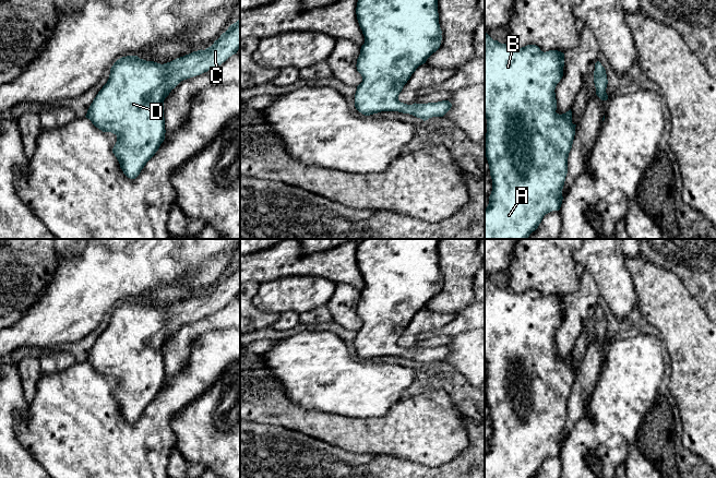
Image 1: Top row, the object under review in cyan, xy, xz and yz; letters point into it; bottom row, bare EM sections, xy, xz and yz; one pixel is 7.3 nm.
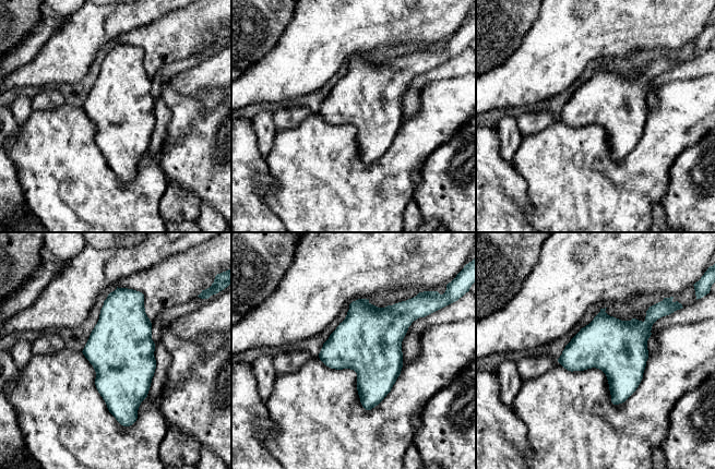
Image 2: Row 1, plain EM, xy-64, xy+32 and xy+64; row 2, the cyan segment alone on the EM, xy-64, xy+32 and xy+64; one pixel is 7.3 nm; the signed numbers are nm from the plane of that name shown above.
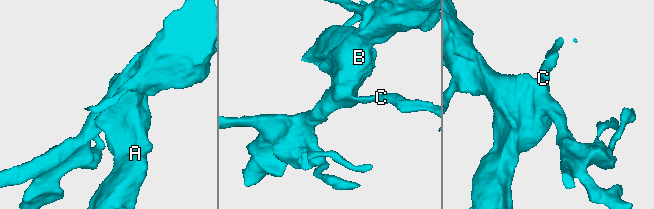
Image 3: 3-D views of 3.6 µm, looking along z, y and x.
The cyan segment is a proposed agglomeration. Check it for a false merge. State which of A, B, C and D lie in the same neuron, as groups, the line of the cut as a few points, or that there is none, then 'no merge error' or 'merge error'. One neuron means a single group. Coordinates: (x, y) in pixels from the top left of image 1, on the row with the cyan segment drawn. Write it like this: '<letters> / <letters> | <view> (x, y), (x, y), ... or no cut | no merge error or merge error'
A B C D | no cut | no merge error

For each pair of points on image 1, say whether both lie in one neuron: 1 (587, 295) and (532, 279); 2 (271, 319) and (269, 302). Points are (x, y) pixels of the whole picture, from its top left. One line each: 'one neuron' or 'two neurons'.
1: two neurons
2: two neurons

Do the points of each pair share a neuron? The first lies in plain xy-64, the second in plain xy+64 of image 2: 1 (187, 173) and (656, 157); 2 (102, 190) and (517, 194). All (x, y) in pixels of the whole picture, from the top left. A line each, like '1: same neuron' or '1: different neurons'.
1: different neurons
2: different neurons

